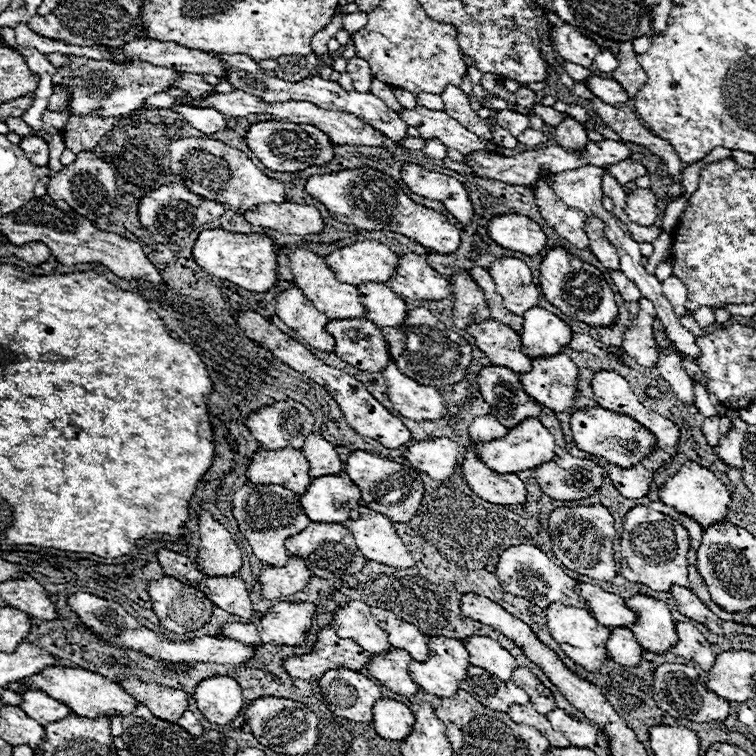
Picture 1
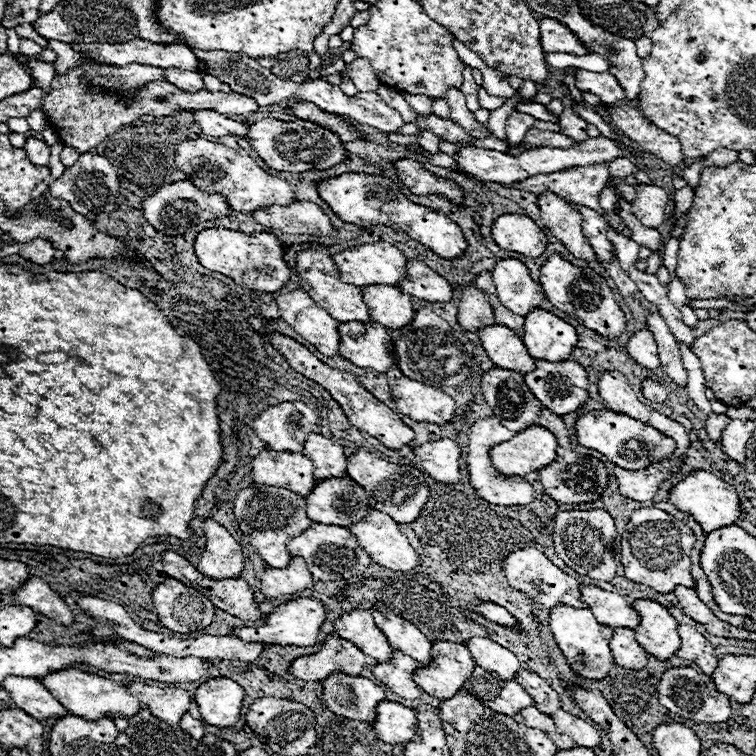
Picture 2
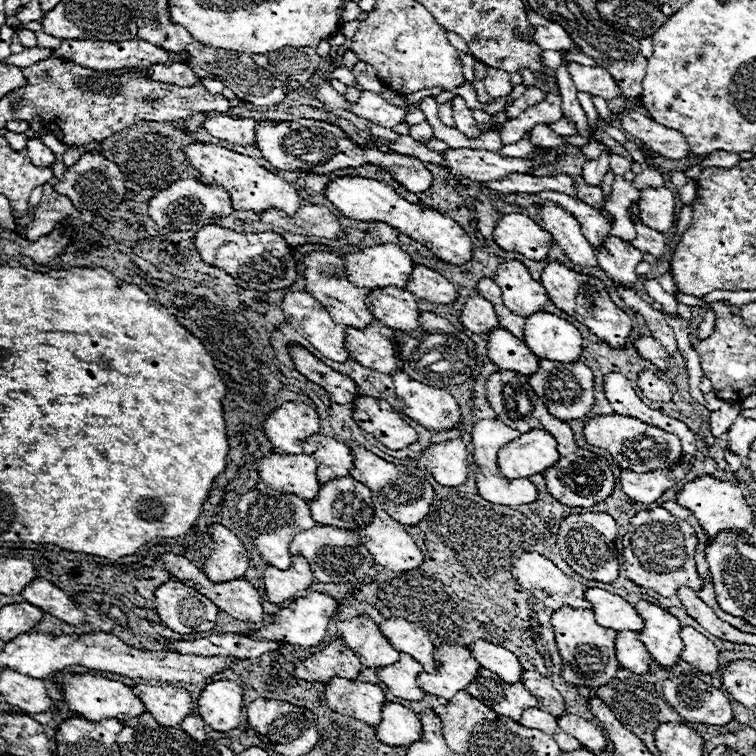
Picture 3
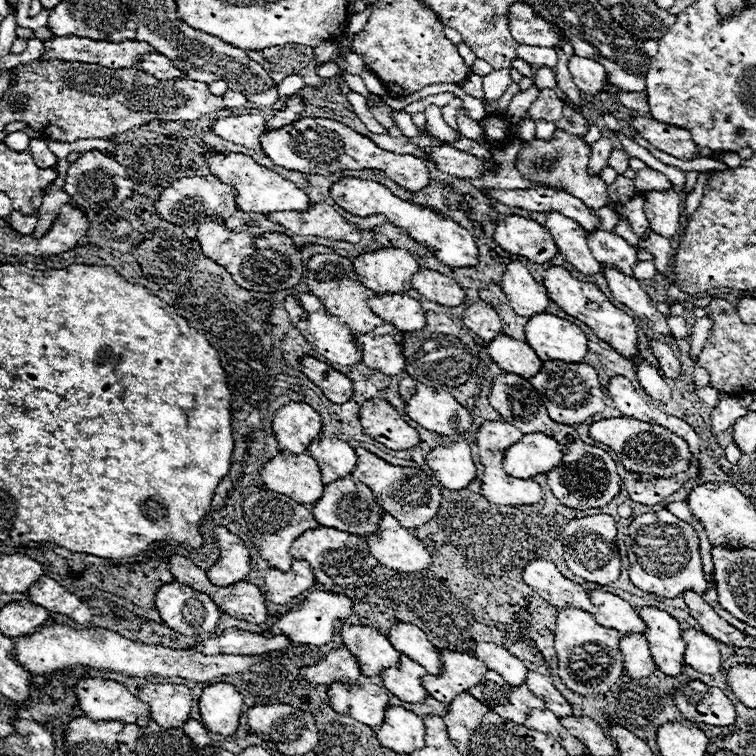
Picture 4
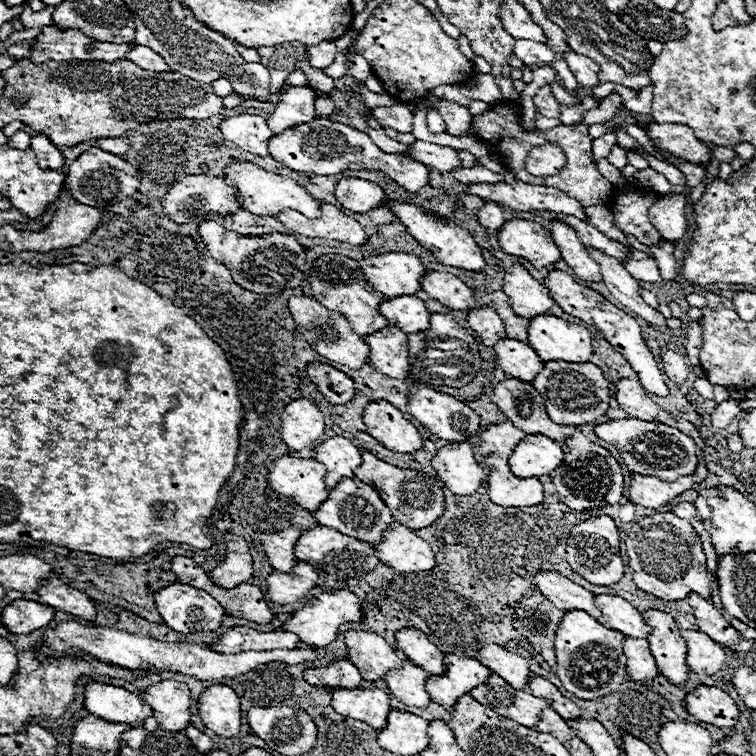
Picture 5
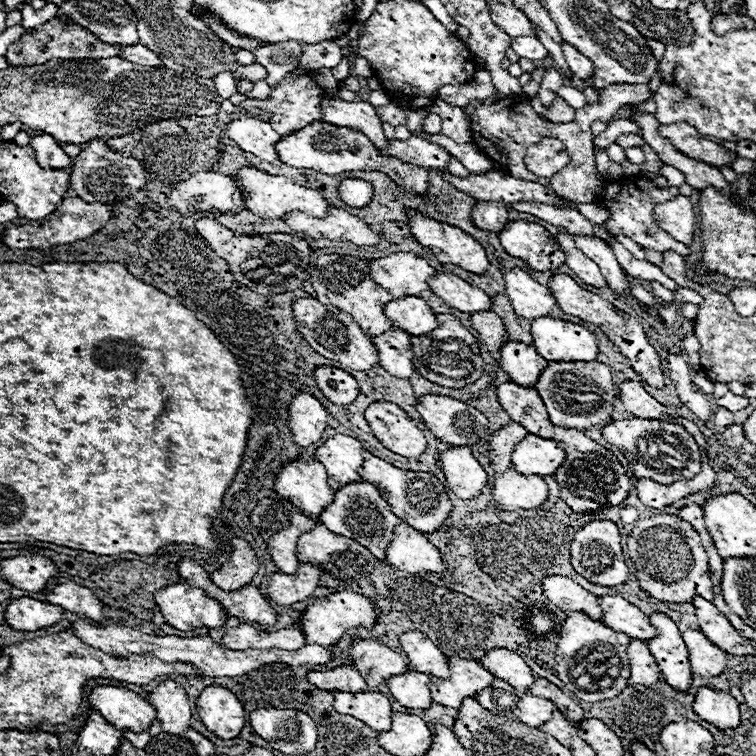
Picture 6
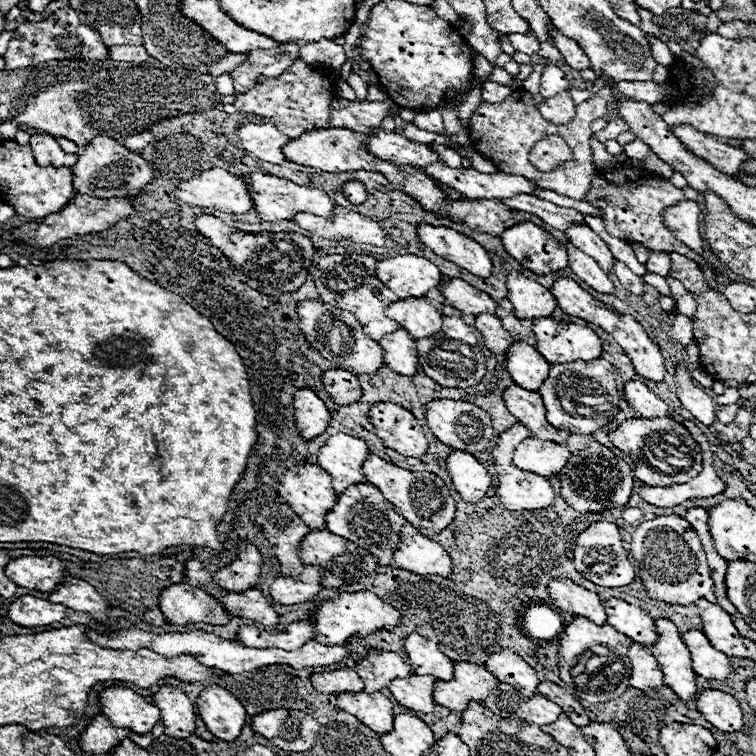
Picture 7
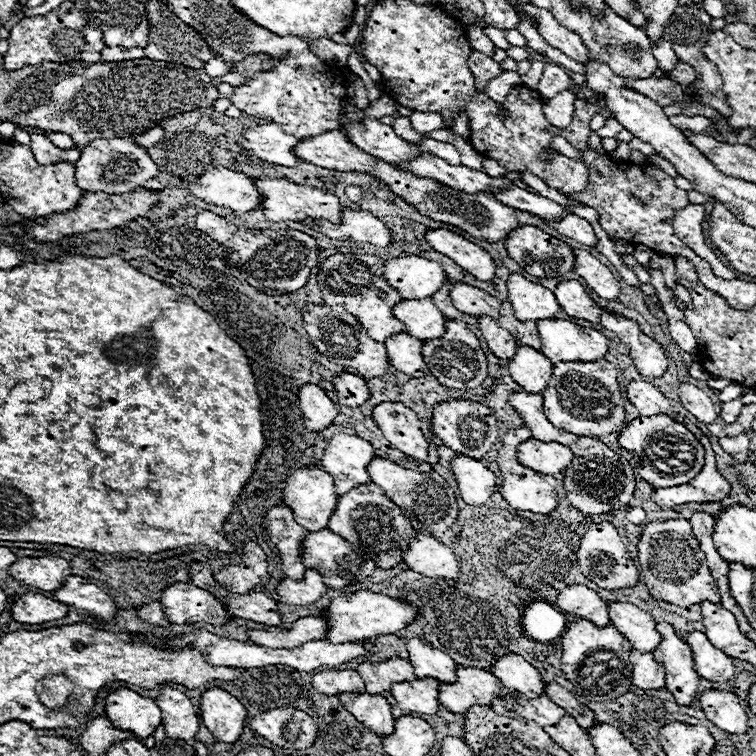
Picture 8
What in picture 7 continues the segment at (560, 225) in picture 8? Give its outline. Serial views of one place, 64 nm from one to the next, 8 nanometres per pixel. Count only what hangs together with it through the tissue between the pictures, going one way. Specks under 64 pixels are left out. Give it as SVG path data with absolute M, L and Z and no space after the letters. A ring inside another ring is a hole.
M572 224L568 230L566 230L566 236L570 238L570 242L580 248L582 252L586 252L590 258L594 258L600 268L608 274L614 272L614 256L612 252L608 250L608 246L602 242L602 238L598 234L594 234L588 226L578 226L578 224Z

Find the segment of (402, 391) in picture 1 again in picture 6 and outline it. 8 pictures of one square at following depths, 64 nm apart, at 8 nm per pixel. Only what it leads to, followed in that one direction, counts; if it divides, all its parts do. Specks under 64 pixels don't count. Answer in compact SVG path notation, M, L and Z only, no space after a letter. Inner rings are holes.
M426 394L426 396L420 396L416 402L414 402L414 408L416 412L420 414L422 422L426 424L426 428L442 442L448 442L450 446L472 446L480 440L486 440L488 434L490 434L490 428L486 426L488 420L482 416L482 412L478 412L476 408L460 402L460 400L454 400L450 396L438 396L438 394Z

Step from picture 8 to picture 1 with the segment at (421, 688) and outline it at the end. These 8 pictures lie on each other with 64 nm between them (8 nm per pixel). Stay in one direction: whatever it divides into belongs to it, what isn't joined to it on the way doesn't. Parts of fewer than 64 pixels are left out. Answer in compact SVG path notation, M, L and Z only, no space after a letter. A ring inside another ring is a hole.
M390 648L384 654L370 656L366 670L392 692L402 696L414 696L418 692L418 684L408 674L410 662L412 658L408 652L400 648Z

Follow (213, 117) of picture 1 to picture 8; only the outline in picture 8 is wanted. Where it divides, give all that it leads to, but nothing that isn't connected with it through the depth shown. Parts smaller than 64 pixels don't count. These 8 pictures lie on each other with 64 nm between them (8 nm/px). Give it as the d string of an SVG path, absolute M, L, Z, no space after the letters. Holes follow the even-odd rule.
M274 122L258 124L254 128L248 128L244 132L244 138L248 140L248 150L252 150L260 160L272 162L272 164L298 164L294 156L290 156L290 148L298 144L298 138L284 134L282 128Z

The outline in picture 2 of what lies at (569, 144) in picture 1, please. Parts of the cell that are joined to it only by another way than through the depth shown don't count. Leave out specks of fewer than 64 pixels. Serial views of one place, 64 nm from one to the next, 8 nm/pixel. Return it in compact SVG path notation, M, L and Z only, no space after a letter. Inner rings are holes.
M568 96L568 98L564 98L562 100L564 102L564 112L560 114L560 134L564 134L564 136L568 136L568 138L572 138L572 140L576 140L576 142L582 142L582 140L586 140L588 138L588 134L586 134L586 122L580 118L580 116L576 116L574 112L572 112L572 98Z

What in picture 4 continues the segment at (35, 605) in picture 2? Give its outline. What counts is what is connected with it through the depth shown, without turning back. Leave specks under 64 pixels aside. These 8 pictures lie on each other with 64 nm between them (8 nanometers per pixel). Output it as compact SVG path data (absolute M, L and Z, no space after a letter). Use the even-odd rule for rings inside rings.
M42 576L38 582L34 582L26 594L34 604L44 606L50 614L64 614L78 624L86 624L92 620L90 608L78 596L74 596L48 576Z

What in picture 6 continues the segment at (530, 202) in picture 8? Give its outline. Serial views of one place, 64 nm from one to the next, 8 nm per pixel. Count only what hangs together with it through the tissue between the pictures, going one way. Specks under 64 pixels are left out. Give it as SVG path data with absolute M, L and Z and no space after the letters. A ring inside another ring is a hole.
M514 204L514 208L518 212L526 212L532 216L538 216L542 220L546 220L552 226L562 226L566 228L570 234L580 234L580 236L596 236L594 226L580 214L580 212L568 212L568 210L556 210L550 206L542 206L542 204Z

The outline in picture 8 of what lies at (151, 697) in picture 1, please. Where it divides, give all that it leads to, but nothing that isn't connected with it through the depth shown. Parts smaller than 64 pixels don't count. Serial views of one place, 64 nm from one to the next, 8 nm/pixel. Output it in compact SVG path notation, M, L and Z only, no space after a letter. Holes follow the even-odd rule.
M162 688L156 696L156 704L162 710L162 726L166 730L166 736L174 736L180 740L190 740L196 736L200 720L184 692Z

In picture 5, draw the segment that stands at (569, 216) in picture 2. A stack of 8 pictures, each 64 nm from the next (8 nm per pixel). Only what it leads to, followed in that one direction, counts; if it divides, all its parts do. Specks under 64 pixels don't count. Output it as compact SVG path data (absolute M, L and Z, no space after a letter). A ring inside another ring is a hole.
M550 220L552 228L550 228L550 234L556 242L556 246L560 248L560 254L564 258L564 262L582 278L582 280L588 280L588 282L602 282L600 280L600 266L596 264L596 260L584 250L584 244L582 240L578 238L576 230L562 222L562 220Z

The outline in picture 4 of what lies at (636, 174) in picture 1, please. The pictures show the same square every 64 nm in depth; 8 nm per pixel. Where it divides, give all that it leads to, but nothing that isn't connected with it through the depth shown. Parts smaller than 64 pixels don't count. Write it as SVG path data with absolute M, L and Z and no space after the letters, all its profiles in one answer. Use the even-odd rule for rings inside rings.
M614 150L608 160L608 166L612 166L618 174L624 174L628 170L628 160L630 160L628 154L624 154L622 150Z

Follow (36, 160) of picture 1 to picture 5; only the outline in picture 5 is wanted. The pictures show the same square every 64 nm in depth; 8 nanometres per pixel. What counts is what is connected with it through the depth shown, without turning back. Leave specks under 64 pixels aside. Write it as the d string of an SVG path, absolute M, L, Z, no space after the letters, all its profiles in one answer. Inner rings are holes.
M34 136L30 148L34 150L40 168L54 168L54 170L58 170L58 168L64 166L62 152L46 136Z

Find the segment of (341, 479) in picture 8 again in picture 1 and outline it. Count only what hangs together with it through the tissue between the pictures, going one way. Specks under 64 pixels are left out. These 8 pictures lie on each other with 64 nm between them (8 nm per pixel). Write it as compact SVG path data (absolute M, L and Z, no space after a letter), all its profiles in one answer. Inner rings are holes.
M318 434L306 436L302 452L308 458L310 476L312 478L328 476L328 474L338 474L340 468L342 468L342 462L340 462L340 458L336 454L336 446L330 444L330 442L326 442Z

